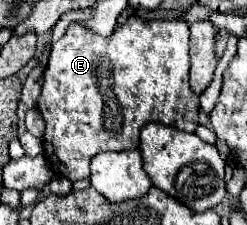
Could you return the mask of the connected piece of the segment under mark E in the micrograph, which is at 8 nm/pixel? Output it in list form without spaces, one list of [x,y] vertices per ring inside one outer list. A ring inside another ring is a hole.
[[[129,16],[127,22],[123,26],[117,26],[109,38],[93,34],[83,26],[71,24],[67,28],[67,32],[63,34],[63,38],[53,42],[51,58],[49,58],[43,80],[45,80],[43,90],[41,90],[41,96],[37,102],[37,110],[41,112],[41,116],[45,120],[43,154],[49,160],[51,168],[59,176],[69,178],[71,182],[81,180],[81,178],[89,178],[89,164],[91,164],[91,158],[95,154],[107,152],[107,150],[135,150],[135,148],[139,148],[139,132],[141,132],[143,124],[147,124],[147,122],[163,122],[167,126],[176,126],[185,132],[195,132],[195,128],[199,124],[199,96],[189,88],[189,26],[183,20],[139,20],[137,16]]]

